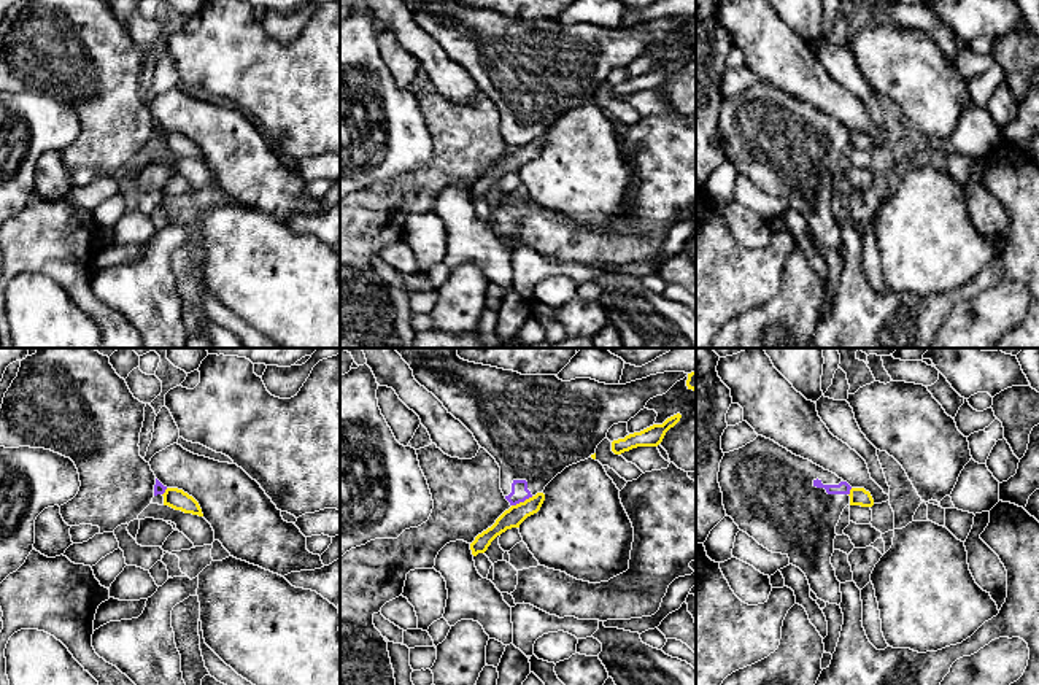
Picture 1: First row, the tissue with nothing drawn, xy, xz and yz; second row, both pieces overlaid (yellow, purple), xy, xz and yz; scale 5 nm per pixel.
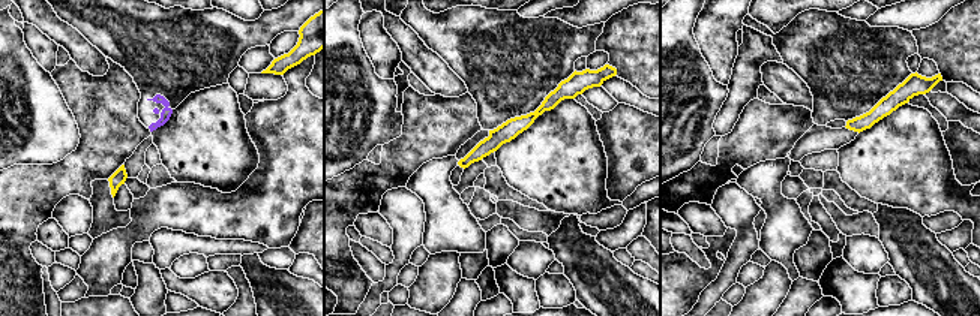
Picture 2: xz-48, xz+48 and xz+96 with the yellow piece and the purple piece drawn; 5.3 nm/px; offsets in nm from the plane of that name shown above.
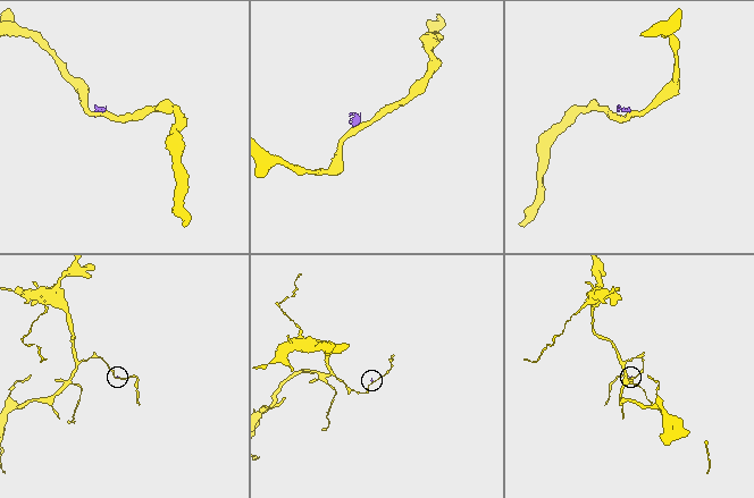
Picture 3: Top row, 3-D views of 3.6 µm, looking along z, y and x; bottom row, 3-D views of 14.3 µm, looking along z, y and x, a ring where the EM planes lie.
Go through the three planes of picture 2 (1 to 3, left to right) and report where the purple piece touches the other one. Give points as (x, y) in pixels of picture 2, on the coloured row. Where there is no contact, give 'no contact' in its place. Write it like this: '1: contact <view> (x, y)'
1: no contact
2: no contact
3: no contact

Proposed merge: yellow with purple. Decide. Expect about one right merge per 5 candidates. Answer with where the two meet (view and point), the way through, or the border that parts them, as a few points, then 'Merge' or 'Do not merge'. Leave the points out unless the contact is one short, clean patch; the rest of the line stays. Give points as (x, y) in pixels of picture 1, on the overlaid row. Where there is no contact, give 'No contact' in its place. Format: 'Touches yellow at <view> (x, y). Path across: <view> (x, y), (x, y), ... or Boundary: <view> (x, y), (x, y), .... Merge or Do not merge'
Touches yellow at xz (521, 503). Boundary: xz (533, 496), (512, 506). Do not merge

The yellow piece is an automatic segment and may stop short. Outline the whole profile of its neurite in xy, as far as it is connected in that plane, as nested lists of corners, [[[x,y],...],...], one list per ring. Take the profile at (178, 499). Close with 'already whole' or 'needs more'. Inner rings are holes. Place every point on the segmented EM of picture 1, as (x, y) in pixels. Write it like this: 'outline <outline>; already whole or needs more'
outline [[[167,488],[162,496],[164,496],[164,505],[168,505],[175,510],[181,510],[184,513],[203,517],[199,502],[183,490]]]; already whole

